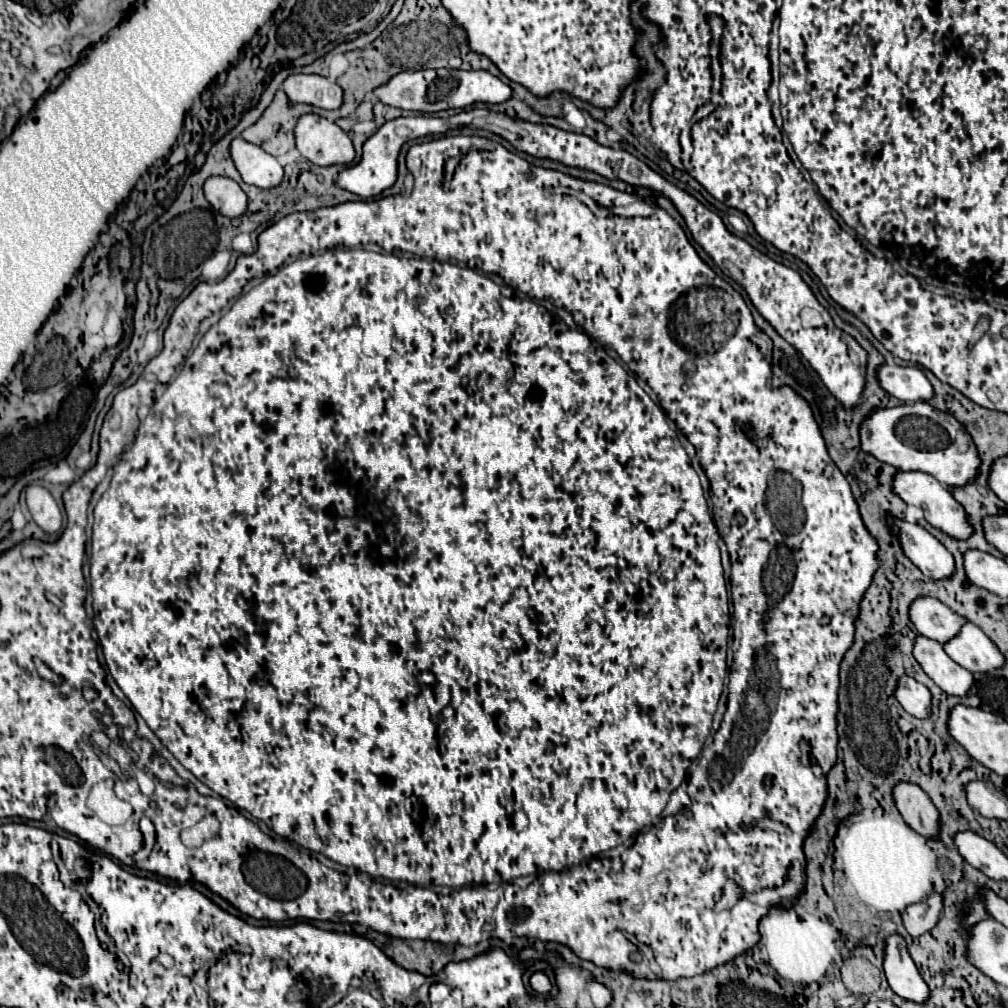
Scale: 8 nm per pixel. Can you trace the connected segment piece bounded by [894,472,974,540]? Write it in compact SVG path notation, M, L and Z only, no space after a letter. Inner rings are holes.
M898 472L896 480L894 480L894 492L910 506L916 506L924 512L924 518L938 530L942 530L944 534L956 538L956 540L968 540L974 532L972 524L968 522L968 516L962 508L960 502L954 500L952 492L948 492L948 488L944 488L936 478L924 474L924 472Z

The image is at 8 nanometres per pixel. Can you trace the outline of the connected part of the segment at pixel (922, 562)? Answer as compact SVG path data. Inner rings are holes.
M888 516L888 524L890 524L890 528L894 528L894 526L900 528L898 540L904 548L904 554L922 570L924 576L928 576L932 580L952 578L952 574L956 570L954 556L932 534L928 534L918 524L912 524L906 520L896 520L892 516Z

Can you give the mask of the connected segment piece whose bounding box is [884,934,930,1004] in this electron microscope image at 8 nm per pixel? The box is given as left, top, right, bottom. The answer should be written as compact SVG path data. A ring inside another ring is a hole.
M892 934L886 940L884 952L884 972L890 988L904 1000L924 1004L930 998L930 988L920 976L914 960L906 950L906 942L902 936Z

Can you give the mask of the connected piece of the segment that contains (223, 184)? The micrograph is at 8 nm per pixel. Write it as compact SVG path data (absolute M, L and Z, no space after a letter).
M226 176L208 178L204 184L204 196L210 202L212 210L226 218L238 218L248 208L248 196L244 190Z

